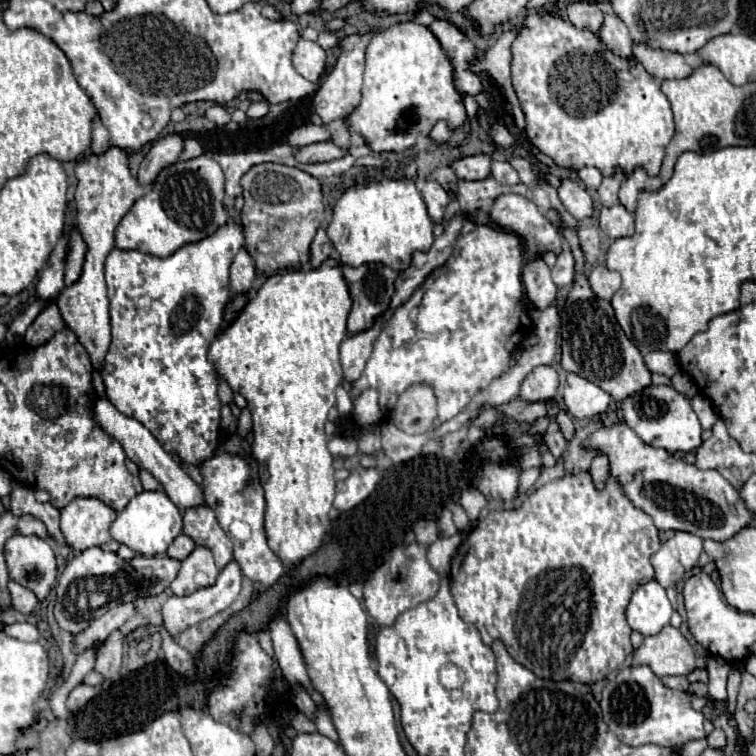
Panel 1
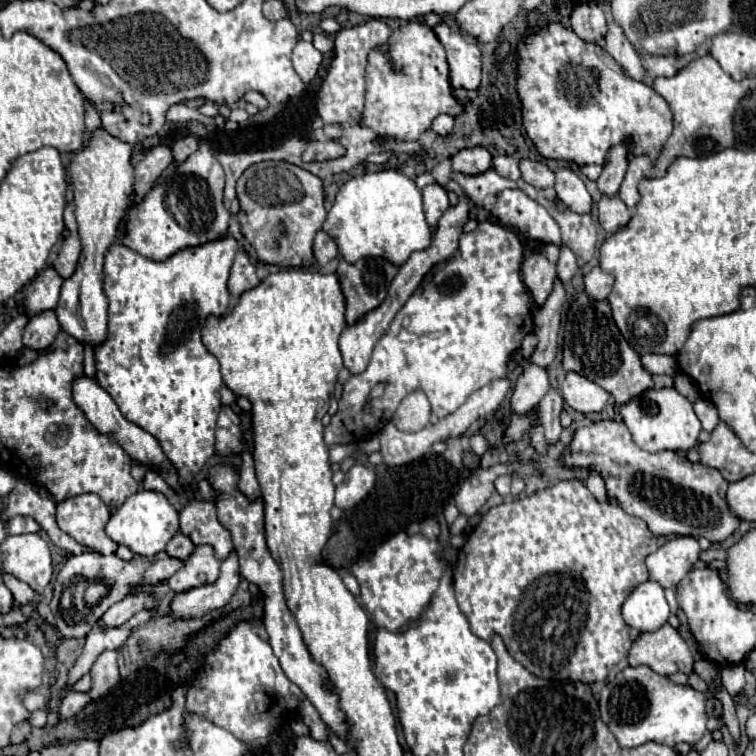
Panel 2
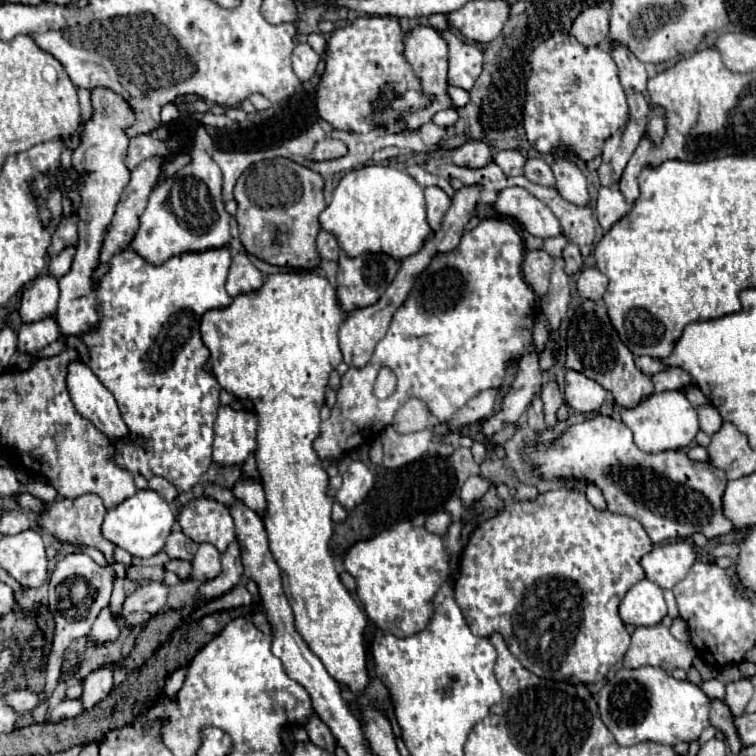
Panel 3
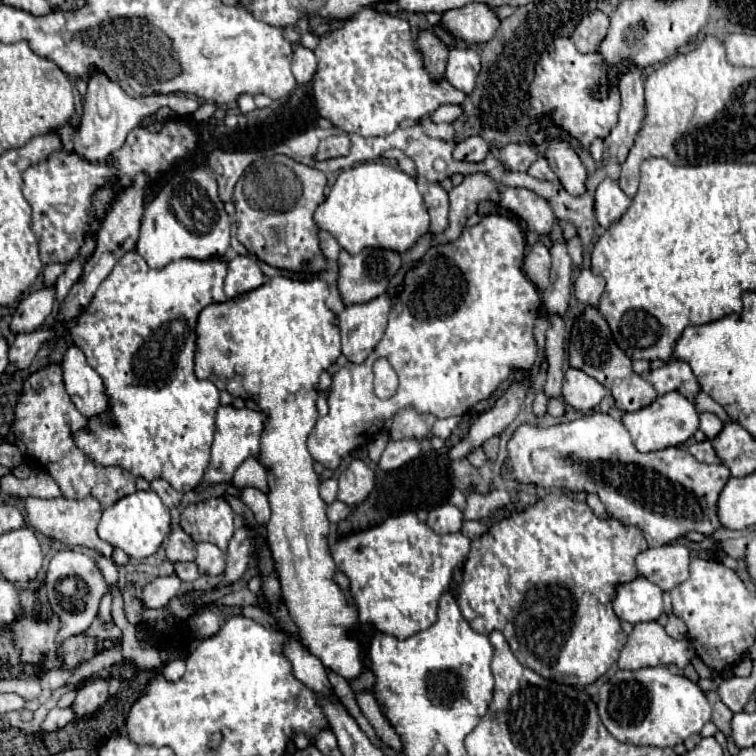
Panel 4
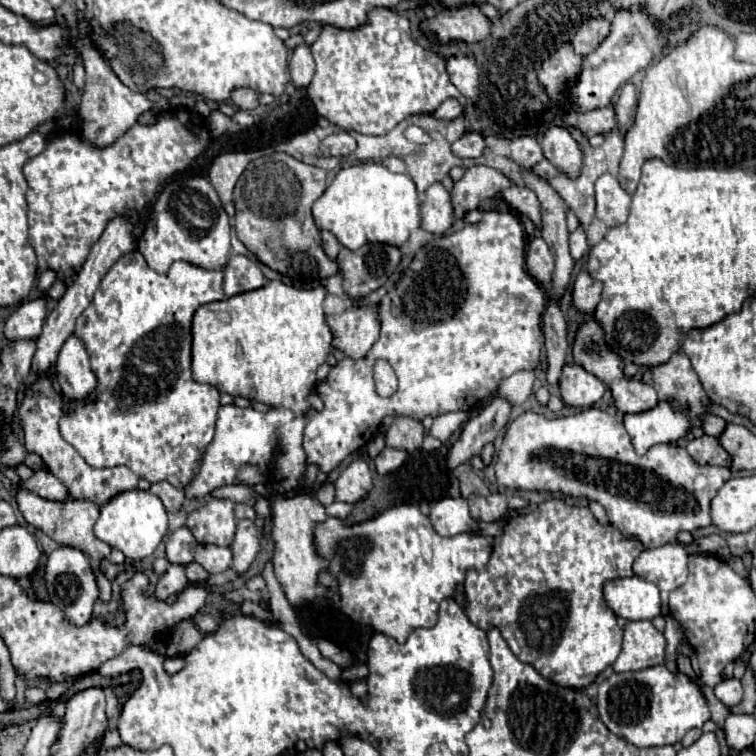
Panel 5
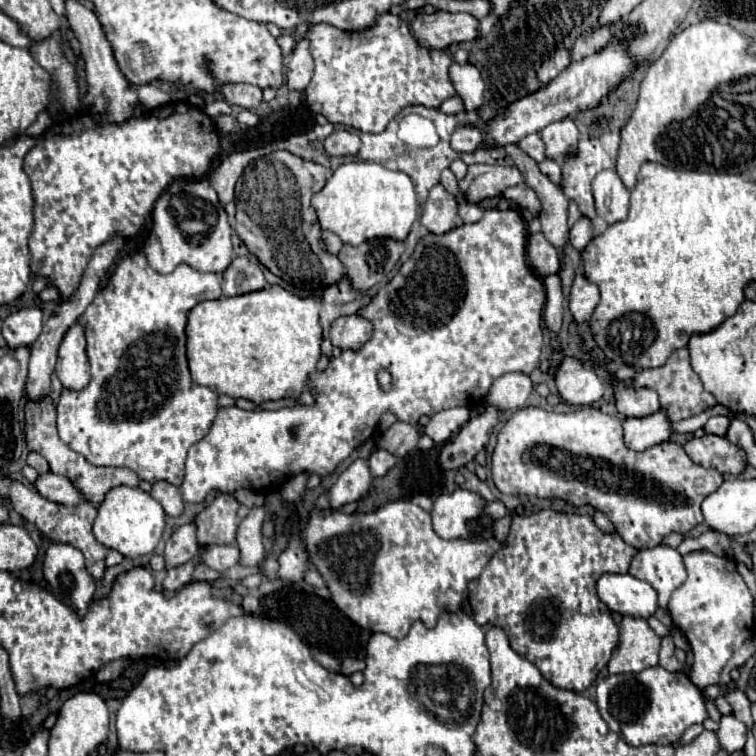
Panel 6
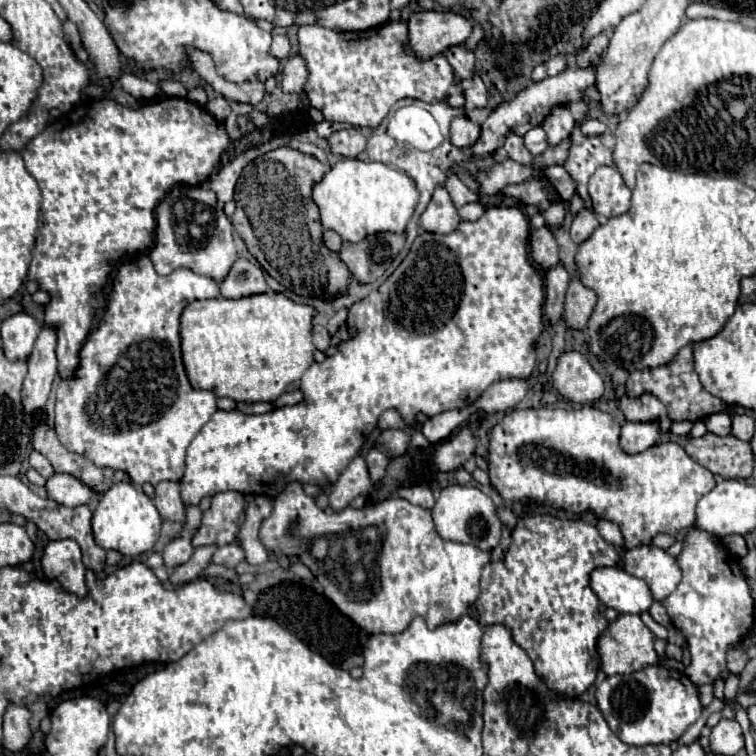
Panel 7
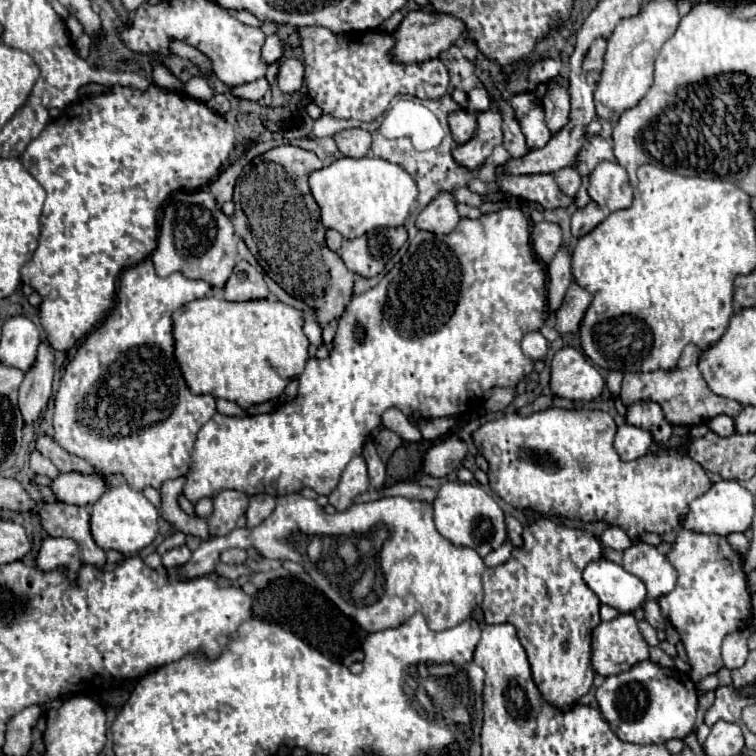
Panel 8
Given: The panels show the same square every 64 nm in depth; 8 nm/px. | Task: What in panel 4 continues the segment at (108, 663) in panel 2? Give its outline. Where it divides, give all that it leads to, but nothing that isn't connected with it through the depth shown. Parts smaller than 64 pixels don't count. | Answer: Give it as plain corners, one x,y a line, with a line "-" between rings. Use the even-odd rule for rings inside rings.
96,678
88,682
84,688
78,690
78,696
74,700
74,712
76,716
92,716
100,710
100,706
108,700
108,680

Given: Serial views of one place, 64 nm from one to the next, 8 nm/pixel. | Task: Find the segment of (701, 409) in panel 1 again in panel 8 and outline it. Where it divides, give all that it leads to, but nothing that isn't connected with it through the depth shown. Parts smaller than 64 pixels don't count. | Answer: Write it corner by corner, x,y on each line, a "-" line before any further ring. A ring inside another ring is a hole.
720,414
708,422
708,428
712,432
716,432
718,436
730,436
730,434
734,434
734,420
726,414

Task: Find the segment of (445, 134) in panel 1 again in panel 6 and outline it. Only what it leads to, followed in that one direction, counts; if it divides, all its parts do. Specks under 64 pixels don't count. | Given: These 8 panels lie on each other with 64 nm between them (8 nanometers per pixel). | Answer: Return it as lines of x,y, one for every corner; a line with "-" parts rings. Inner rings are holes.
452,96
452,98
444,100
442,106
440,106
440,112
444,112
444,114
458,114
462,110
464,110
464,104
462,104
462,100
458,96

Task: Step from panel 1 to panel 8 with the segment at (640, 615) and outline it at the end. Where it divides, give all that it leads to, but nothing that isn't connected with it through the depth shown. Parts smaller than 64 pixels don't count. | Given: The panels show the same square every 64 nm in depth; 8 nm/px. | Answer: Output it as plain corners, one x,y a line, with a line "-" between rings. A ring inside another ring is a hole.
598,560
584,570
584,582
602,604
618,612
634,612
646,604
646,586
640,578
626,572
612,560

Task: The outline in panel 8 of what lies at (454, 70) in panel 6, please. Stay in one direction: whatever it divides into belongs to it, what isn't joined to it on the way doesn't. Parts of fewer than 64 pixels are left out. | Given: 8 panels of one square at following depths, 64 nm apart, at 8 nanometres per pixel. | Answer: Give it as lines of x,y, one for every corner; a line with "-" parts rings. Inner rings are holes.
478,82
470,92
468,92
468,112
486,112
490,108
490,98
482,86
482,82

